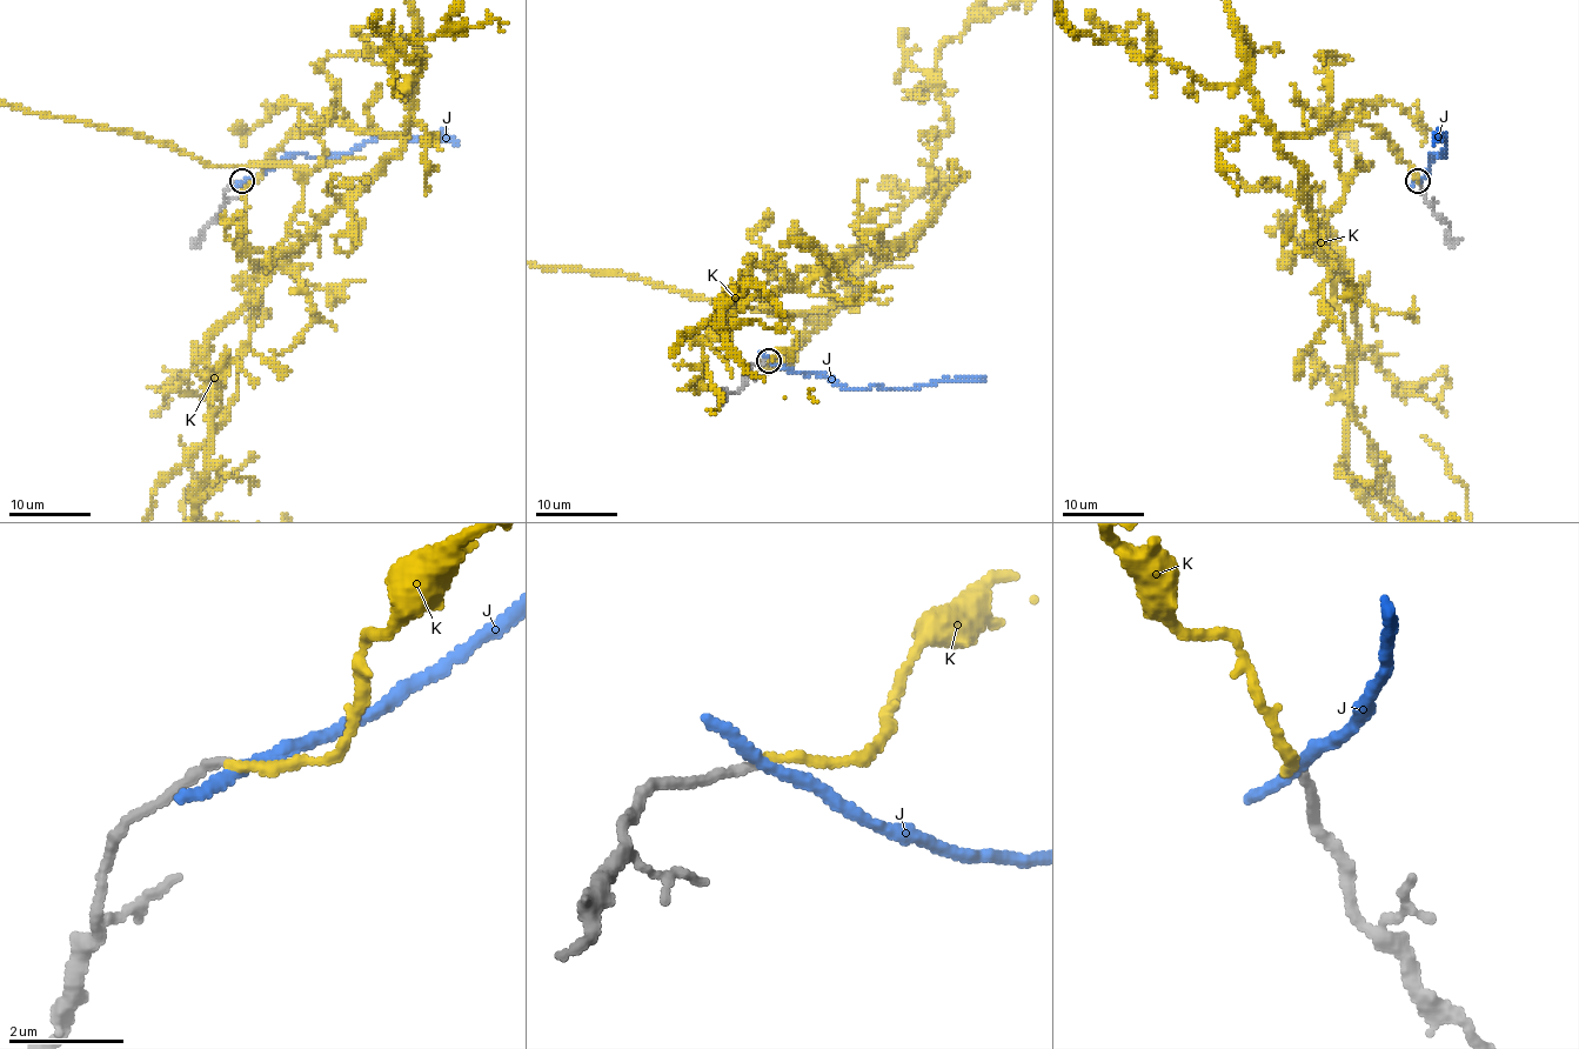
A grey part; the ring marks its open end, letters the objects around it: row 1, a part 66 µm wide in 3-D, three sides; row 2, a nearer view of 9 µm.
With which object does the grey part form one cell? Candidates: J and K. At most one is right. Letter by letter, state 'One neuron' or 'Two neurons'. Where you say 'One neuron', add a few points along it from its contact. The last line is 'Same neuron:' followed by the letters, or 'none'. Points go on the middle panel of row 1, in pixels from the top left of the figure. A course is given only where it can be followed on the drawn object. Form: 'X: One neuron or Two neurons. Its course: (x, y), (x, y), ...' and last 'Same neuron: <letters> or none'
J: Two neurons
K: One neuron
Same neuron: K

